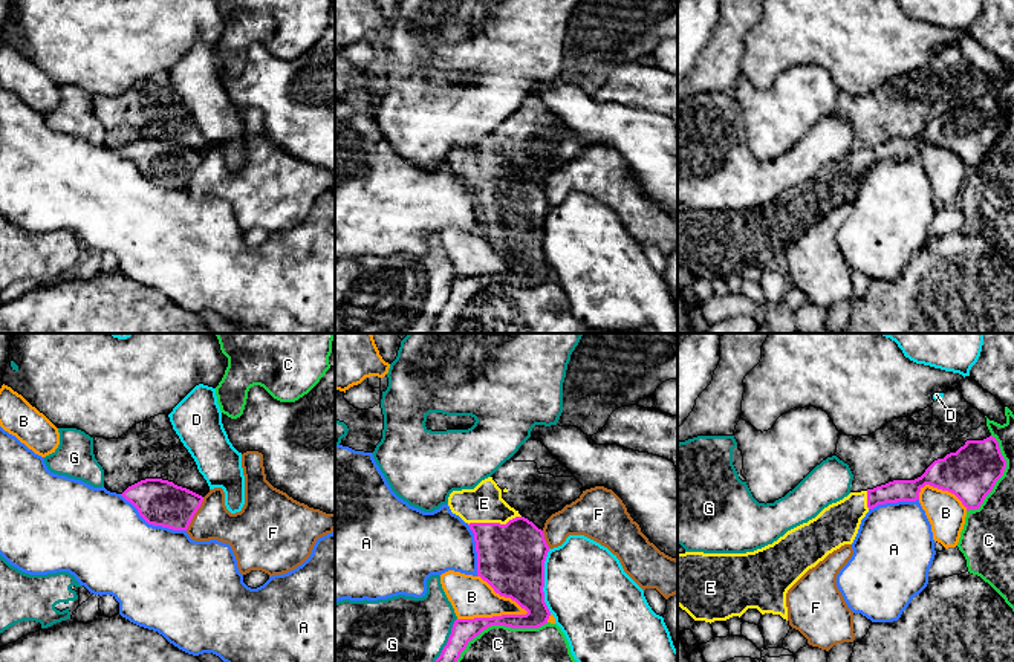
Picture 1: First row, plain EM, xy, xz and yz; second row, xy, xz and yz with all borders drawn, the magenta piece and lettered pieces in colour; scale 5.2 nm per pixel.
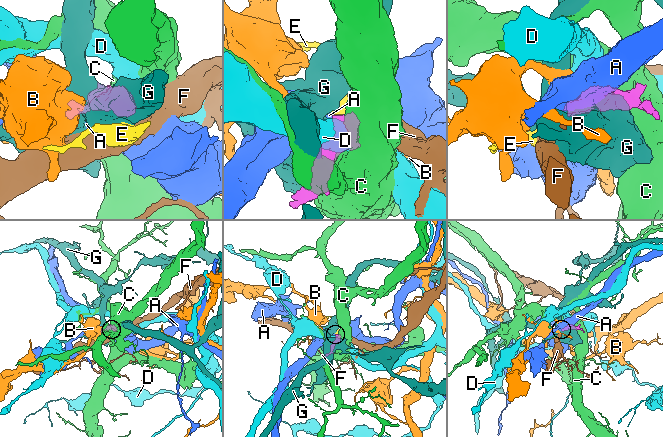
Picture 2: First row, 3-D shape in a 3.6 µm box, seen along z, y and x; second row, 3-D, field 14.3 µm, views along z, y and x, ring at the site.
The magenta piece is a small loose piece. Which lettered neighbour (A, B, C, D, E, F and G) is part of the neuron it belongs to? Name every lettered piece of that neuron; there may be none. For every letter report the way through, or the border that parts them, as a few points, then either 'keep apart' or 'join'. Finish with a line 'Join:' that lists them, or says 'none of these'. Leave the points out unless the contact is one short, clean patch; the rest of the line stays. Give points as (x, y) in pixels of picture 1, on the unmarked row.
A: keep apart
B: keep apart
C: keep apart
D: keep apart
E: across xz (511, 214), (510, 205), (494, 181), (484, 167), (484, 161) | join
F: along xy (204, 155), (185, 187) | keep apart
G: keep apart
Join: E

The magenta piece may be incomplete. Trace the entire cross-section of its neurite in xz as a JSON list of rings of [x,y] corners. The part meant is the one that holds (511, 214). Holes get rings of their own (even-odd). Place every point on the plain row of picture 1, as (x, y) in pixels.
[[[492,135],[474,147],[453,148],[448,164],[474,191],[477,234],[528,271],[456,277],[431,333],[453,333],[468,300],[488,284],[538,286],[551,274],[543,249],[549,209],[543,188],[502,156],[502,147]]]

